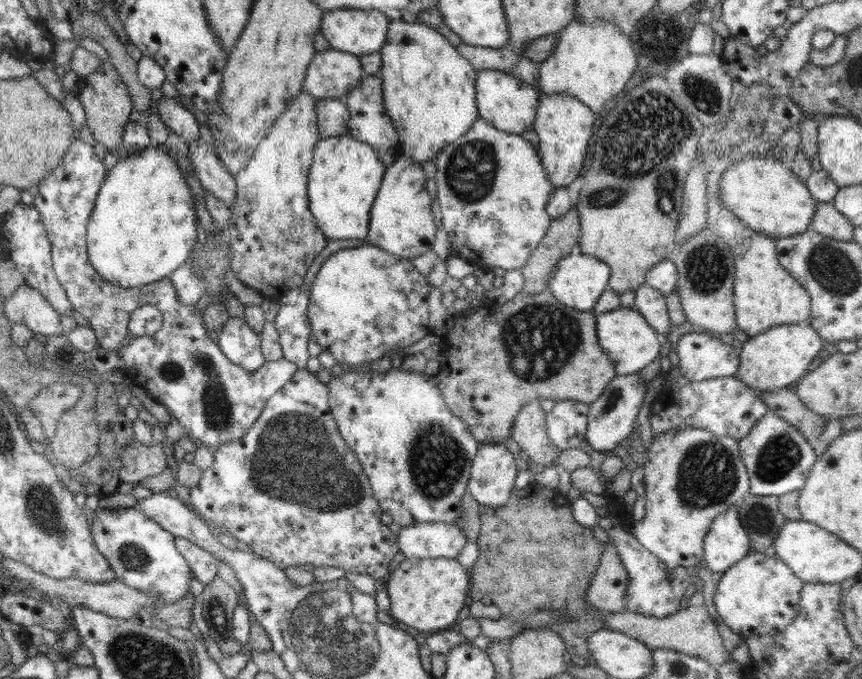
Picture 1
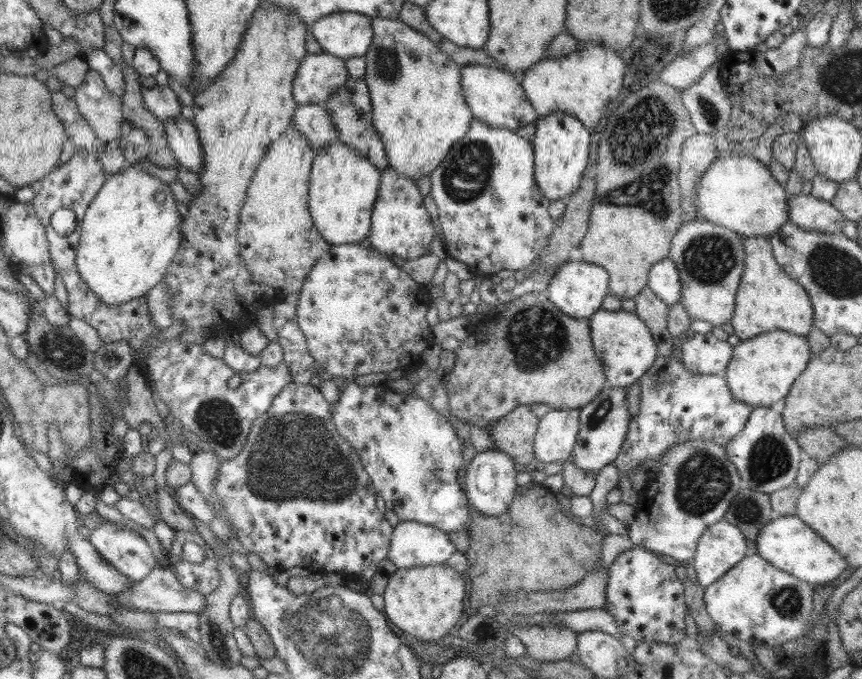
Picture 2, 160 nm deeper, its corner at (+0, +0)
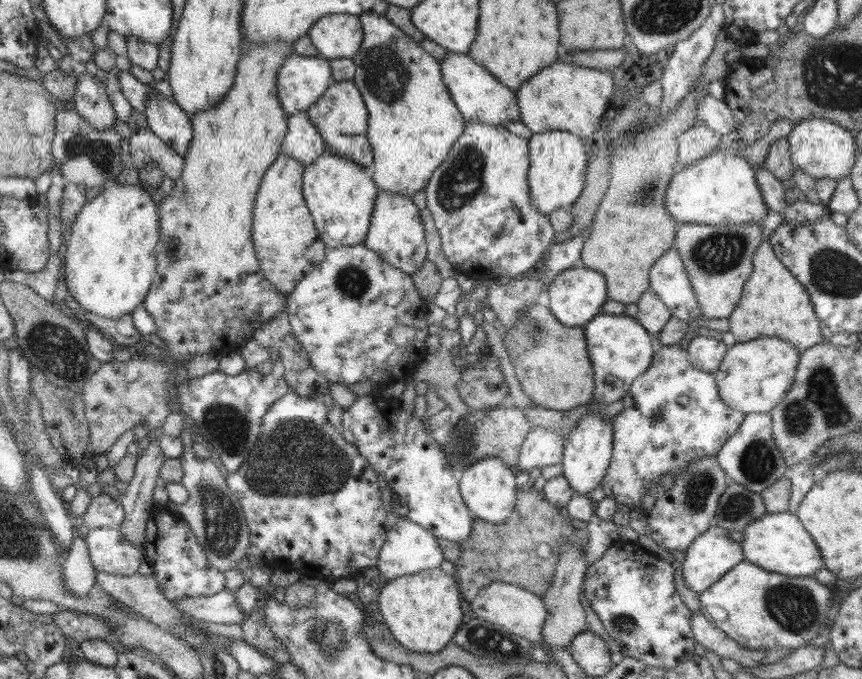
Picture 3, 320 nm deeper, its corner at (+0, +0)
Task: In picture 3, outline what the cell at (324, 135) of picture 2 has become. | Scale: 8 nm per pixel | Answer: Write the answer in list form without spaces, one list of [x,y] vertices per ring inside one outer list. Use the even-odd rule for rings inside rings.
[[[306,112],[288,118],[288,130],[281,146],[281,152],[293,156],[302,166],[308,166],[322,153],[328,152],[329,145],[319,135],[314,123]]]

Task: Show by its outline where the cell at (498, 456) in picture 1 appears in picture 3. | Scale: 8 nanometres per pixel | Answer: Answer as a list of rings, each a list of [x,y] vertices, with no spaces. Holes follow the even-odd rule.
[[[482,458],[470,465],[462,465],[459,476],[459,491],[466,506],[474,513],[475,518],[489,523],[500,524],[511,514],[517,501],[516,475],[499,458]]]

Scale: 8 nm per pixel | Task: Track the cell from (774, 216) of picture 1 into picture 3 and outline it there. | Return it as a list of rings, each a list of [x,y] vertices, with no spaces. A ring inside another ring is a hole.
[[[717,151],[694,164],[678,166],[666,190],[664,206],[680,224],[759,225],[768,212],[760,187],[756,185],[754,167],[732,151]]]

